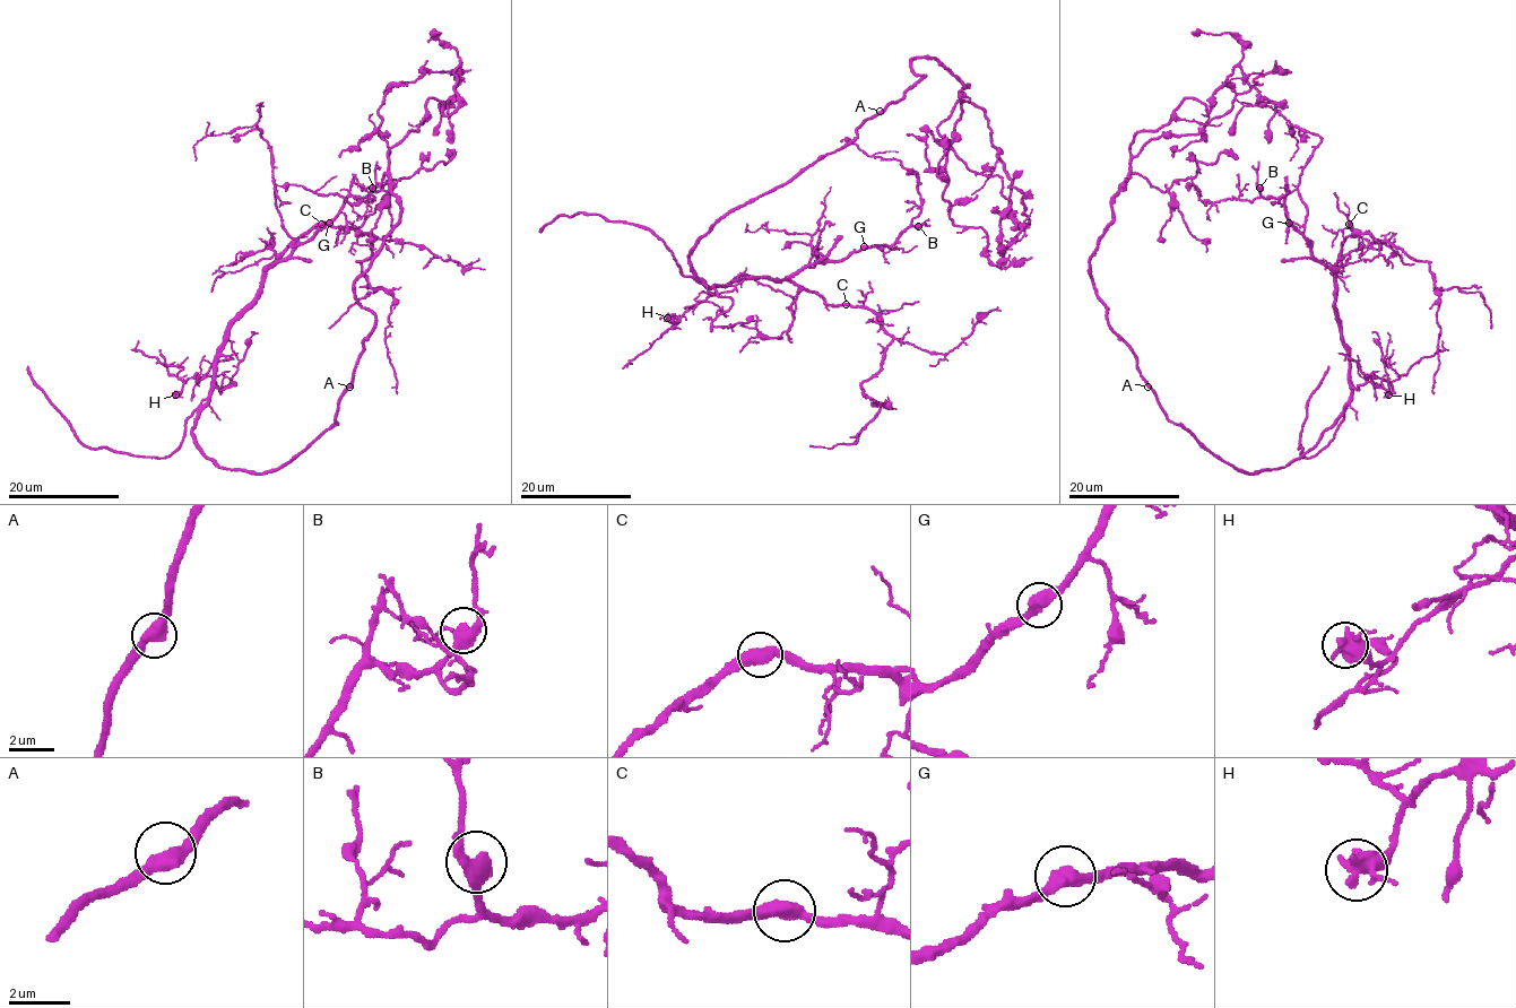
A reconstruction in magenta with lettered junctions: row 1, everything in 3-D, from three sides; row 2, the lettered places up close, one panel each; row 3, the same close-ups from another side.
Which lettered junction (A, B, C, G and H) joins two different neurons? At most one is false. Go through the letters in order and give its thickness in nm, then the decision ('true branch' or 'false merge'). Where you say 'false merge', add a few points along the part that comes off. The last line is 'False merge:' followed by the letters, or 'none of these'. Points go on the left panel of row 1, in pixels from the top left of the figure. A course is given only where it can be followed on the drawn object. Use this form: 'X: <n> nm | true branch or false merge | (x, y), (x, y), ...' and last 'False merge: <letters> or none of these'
A: 440 nm | true branch
B: 480 nm | true branch
C: 480 nm | true branch
G: 440 nm | true branch
H: 500 nm | true branch
False merge: none of these

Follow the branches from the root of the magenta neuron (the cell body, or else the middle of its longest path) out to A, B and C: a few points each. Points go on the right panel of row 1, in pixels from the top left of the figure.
A: (1214, 454), (1179, 425), (1170, 423), (1158, 396), (1148, 387)
B: (1214, 454), (1246, 472), (1287, 467), (1351, 392), (1334, 272), (1290, 223), (1284, 196), (1263, 197), (1259, 188)
C: (1214, 454), (1246, 472), (1283, 468), (1343, 410), (1350, 355), (1335, 306), (1333, 264), (1349, 223)

